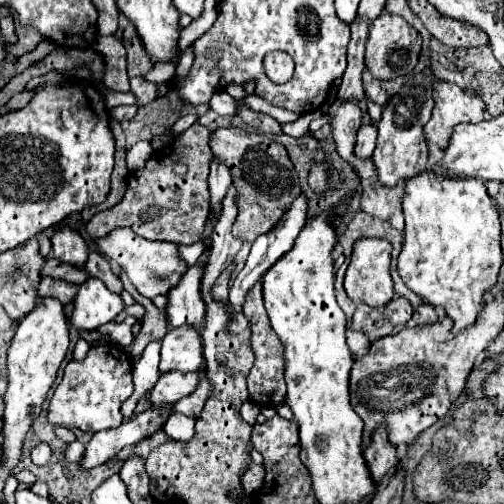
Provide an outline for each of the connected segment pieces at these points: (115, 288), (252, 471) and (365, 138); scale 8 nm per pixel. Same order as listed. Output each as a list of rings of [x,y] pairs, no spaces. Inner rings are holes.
[[[97,251],[89,253],[89,259],[87,259],[87,263],[85,263],[85,269],[87,269],[93,277],[99,277],[113,293],[121,293],[121,291],[123,291],[123,285],[121,285],[121,281],[113,275],[113,271],[111,271],[111,267],[109,267],[109,261],[103,259]]]
[[[251,463],[251,465],[247,467],[247,471],[241,475],[243,491],[245,491],[247,495],[253,495],[253,493],[263,485],[263,475],[265,475],[263,465],[255,465],[255,463]]]
[[[367,123],[359,129],[357,133],[357,145],[355,145],[355,155],[357,157],[371,157],[375,149],[375,139],[377,139],[377,125]]]

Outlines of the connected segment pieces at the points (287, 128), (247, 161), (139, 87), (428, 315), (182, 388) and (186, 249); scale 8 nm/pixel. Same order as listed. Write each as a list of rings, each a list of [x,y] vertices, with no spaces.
[[[319,110],[304,113],[297,121],[282,124],[282,131],[291,137],[302,137],[309,130],[311,121],[320,118],[322,115]]]
[[[241,127],[217,129],[211,133],[211,151],[229,167],[233,185],[237,187],[239,215],[233,225],[233,235],[243,241],[255,241],[259,235],[273,229],[281,215],[299,197],[299,177],[289,161],[289,155],[275,137],[263,133],[249,133]]]
[[[133,77],[133,79],[131,79],[131,91],[135,93],[135,97],[139,99],[141,105],[151,103],[151,101],[155,99],[155,95],[157,95],[155,83],[147,83],[147,81],[141,79],[141,77]]]
[[[427,303],[415,307],[413,321],[415,321],[417,325],[425,325],[425,323],[433,323],[433,321],[437,321],[437,311],[435,311],[435,307],[433,307],[433,305],[427,305]]]
[[[199,371],[195,373],[161,373],[157,385],[151,389],[151,405],[175,403],[195,391],[199,385]]]
[[[193,243],[193,245],[179,245],[179,253],[181,253],[181,259],[187,261],[187,265],[195,265],[195,261],[203,255],[203,249],[206,248],[205,243]]]

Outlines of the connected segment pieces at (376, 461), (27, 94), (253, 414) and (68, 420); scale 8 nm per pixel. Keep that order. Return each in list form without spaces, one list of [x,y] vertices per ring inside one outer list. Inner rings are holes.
[[[383,429],[371,433],[371,447],[367,447],[363,455],[367,459],[367,467],[375,483],[381,483],[381,479],[395,467],[397,463],[395,453],[397,449],[395,445],[391,445],[391,441],[387,441],[387,433],[383,433]]]
[[[22,91],[15,94],[7,104],[7,107],[14,111],[25,107],[33,97],[31,91]]]
[[[247,400],[240,408],[240,414],[242,418],[250,425],[255,425],[257,423],[256,418],[260,413],[260,406],[255,405],[250,400]]]
[[[93,345],[85,361],[69,361],[63,381],[57,385],[49,403],[49,423],[61,427],[77,427],[85,433],[113,429],[123,423],[121,403],[133,393],[129,355],[117,345]]]

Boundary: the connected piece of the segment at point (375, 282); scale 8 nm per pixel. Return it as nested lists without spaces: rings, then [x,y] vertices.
[[[363,237],[363,239],[355,241],[353,255],[351,255],[351,261],[349,261],[349,267],[347,267],[347,273],[345,273],[345,291],[347,291],[347,295],[355,303],[367,303],[369,307],[383,307],[383,305],[387,305],[393,299],[393,279],[391,279],[391,273],[389,273],[389,267],[391,267],[391,249],[393,249],[391,243],[385,241],[385,239]]]

